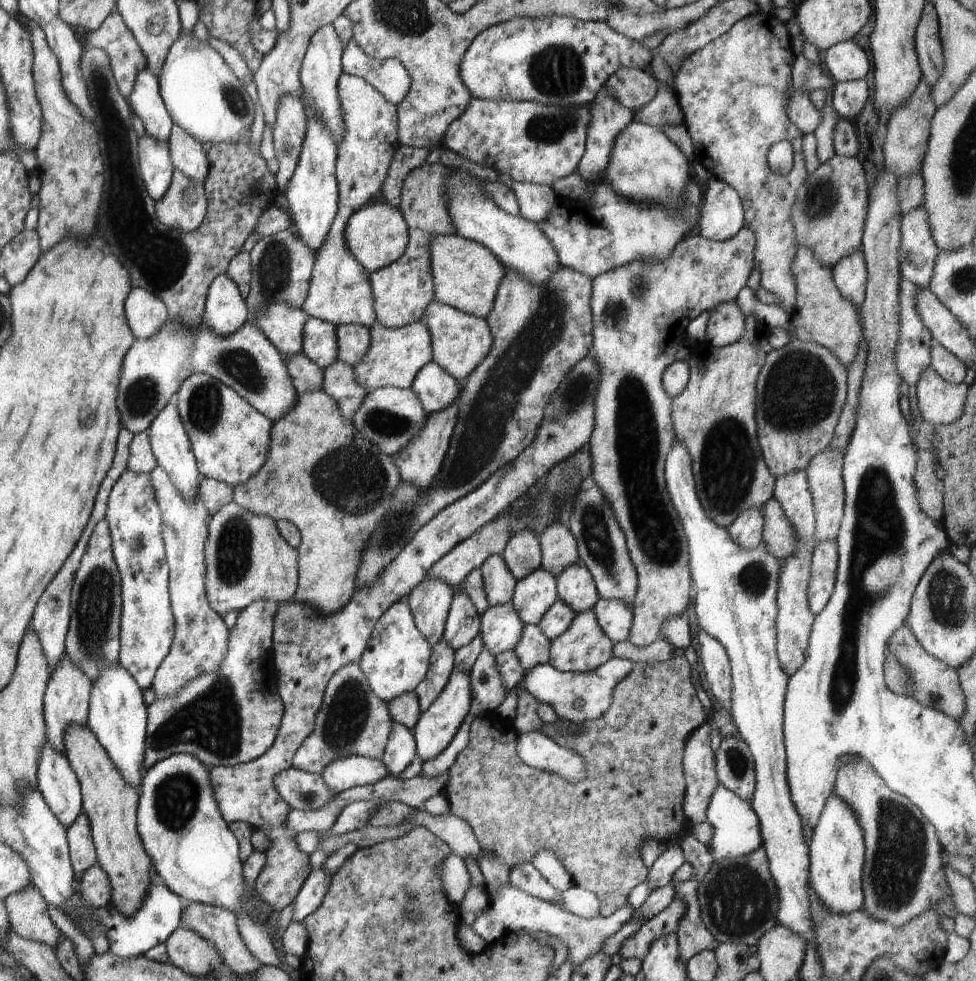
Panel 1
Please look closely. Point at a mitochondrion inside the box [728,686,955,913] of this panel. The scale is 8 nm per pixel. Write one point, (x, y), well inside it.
(935, 696)

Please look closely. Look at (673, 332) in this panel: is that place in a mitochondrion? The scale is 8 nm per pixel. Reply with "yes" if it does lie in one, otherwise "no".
no

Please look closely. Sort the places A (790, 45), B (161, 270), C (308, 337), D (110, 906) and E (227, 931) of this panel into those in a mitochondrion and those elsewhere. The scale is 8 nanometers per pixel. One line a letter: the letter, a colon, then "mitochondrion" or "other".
A: other
B: mitochondrion
C: other
D: other
E: other

